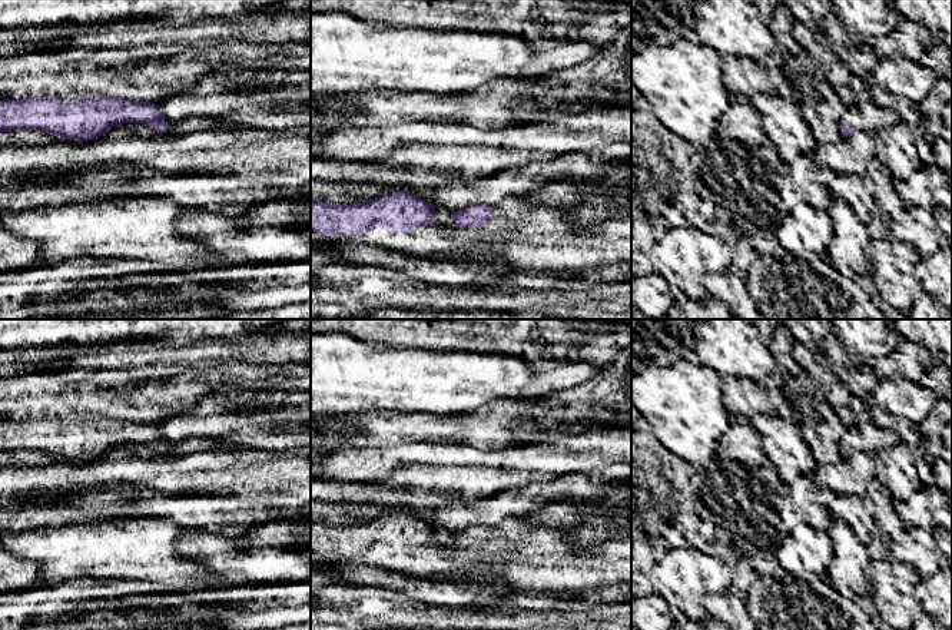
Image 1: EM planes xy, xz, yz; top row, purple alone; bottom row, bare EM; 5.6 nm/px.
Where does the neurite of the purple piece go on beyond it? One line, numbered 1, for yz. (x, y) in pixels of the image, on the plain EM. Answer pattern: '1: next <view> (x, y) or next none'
1: next none

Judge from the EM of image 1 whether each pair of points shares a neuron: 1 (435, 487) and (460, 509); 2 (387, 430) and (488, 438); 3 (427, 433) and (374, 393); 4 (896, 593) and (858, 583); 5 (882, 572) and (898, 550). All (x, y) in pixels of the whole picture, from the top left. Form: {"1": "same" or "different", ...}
{"1": "different", "2": "same", "3": "different", "4": "different", "5": "different"}

